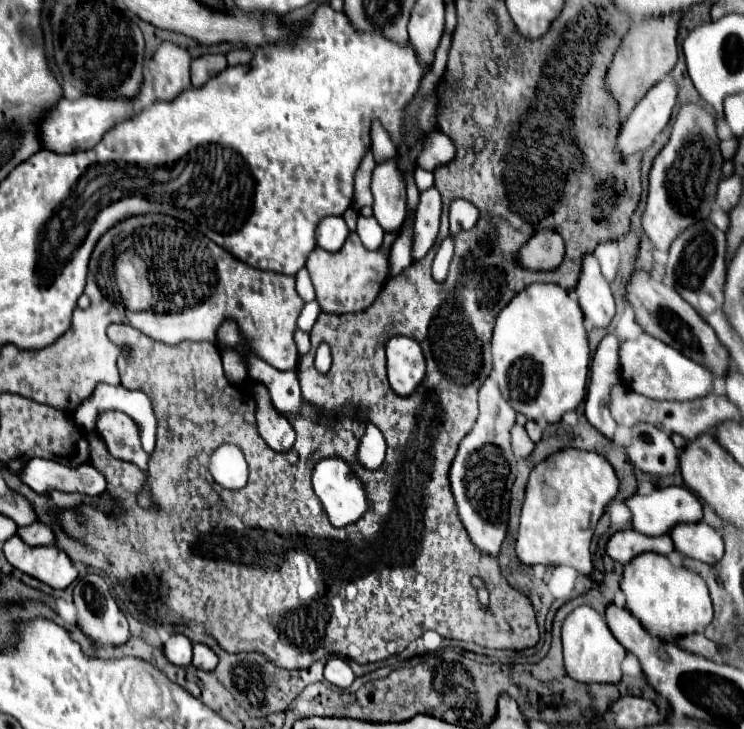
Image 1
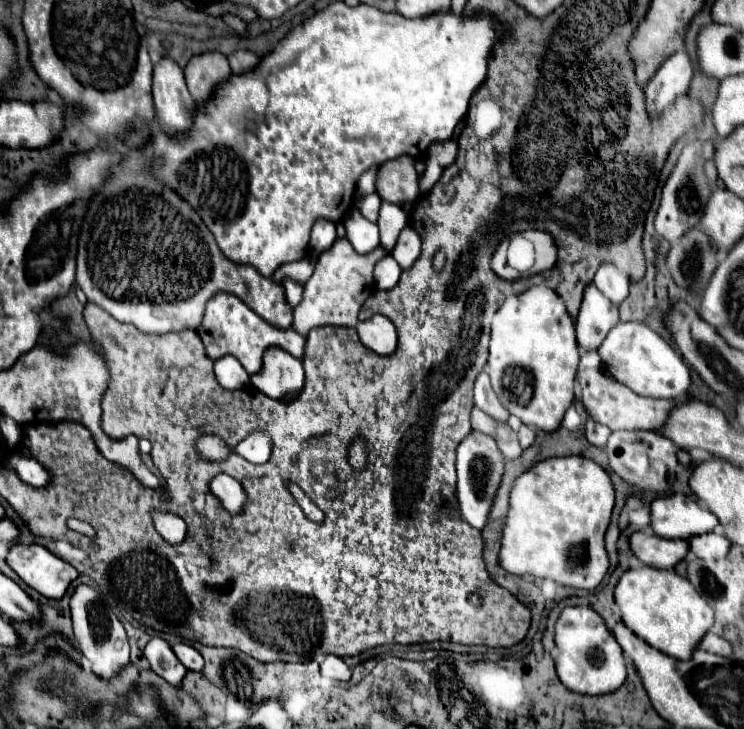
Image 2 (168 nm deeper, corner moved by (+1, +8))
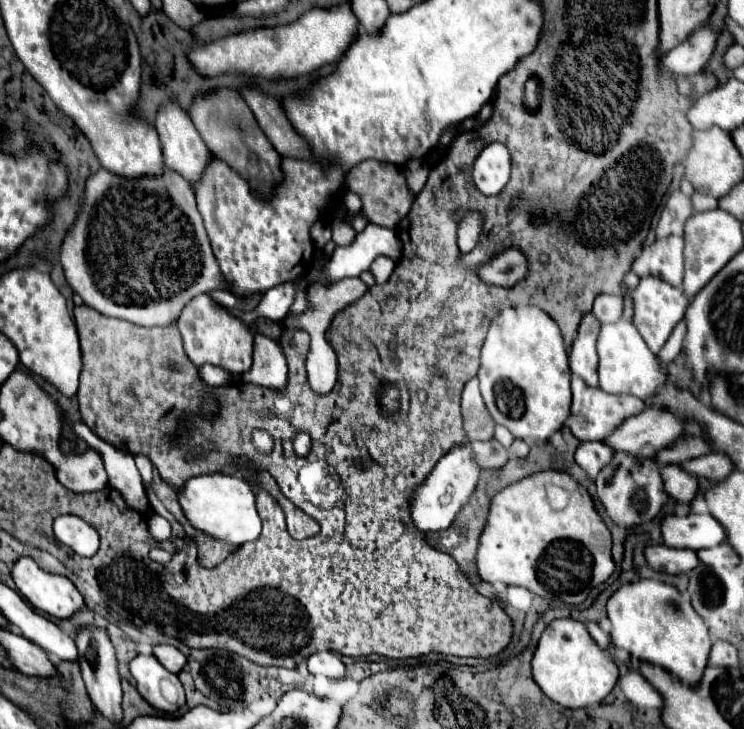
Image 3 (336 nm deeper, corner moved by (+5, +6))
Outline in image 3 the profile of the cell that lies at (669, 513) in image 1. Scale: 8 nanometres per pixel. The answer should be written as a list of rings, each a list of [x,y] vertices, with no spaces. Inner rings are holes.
[[[709,512],[685,517],[671,513],[661,519],[661,537],[667,547],[697,551],[719,545],[725,539],[725,529]]]

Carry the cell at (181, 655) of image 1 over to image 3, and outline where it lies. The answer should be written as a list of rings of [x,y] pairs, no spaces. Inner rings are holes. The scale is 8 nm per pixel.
[[[137,655],[133,661],[131,661],[131,675],[135,677],[137,681],[137,689],[139,693],[153,705],[157,707],[159,711],[165,711],[165,713],[175,713],[179,707],[185,705],[185,691],[183,691],[183,685],[179,681],[179,677],[175,673],[169,673],[159,661],[155,655]]]

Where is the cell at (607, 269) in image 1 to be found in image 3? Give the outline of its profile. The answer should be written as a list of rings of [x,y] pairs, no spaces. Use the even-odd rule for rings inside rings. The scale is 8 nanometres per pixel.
[[[599,293],[593,303],[593,313],[601,323],[613,323],[621,317],[623,311],[623,299],[619,295],[611,293]]]

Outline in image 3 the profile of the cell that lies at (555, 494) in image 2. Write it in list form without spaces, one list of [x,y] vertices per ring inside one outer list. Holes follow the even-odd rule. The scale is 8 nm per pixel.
[[[539,471],[519,479],[517,483],[511,483],[493,497],[489,521],[483,529],[481,545],[477,551],[477,567],[481,577],[489,583],[501,581],[505,585],[521,585],[539,597],[577,605],[587,599],[591,587],[601,585],[615,569],[611,559],[611,533],[597,513],[589,491],[575,477],[565,471]]]

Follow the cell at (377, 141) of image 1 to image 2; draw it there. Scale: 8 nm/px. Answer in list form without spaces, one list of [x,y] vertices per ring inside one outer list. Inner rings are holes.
[[[373,167],[371,171],[365,171],[359,179],[357,179],[357,191],[361,195],[371,195],[375,191],[375,173],[379,167]]]

